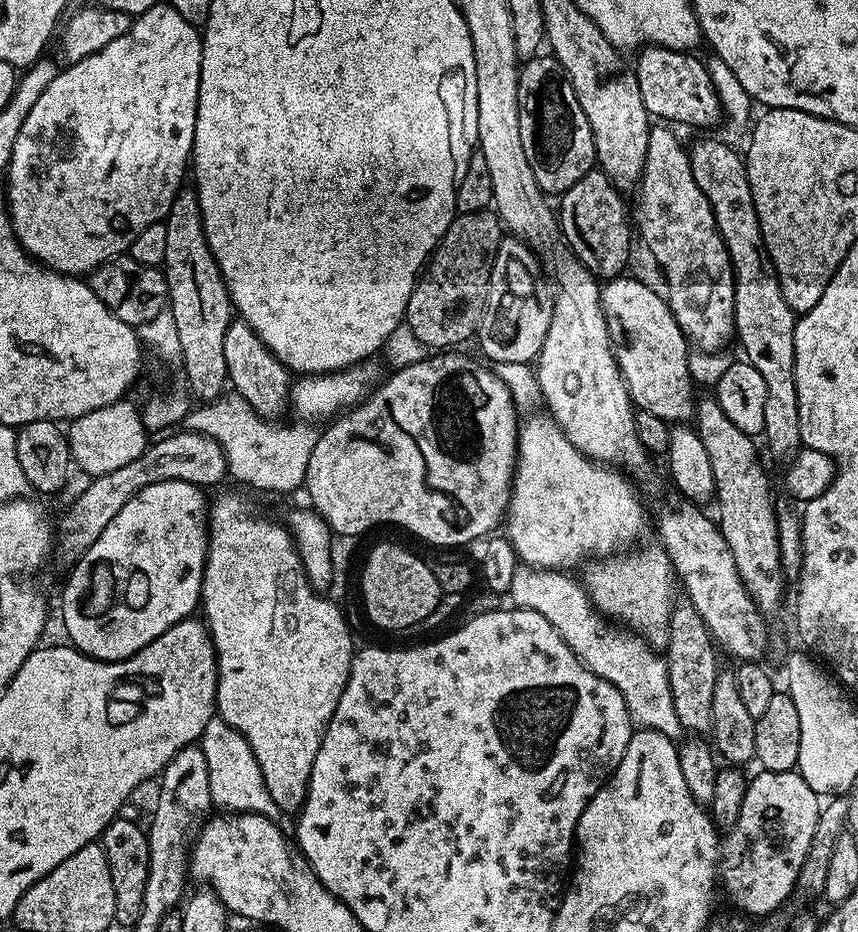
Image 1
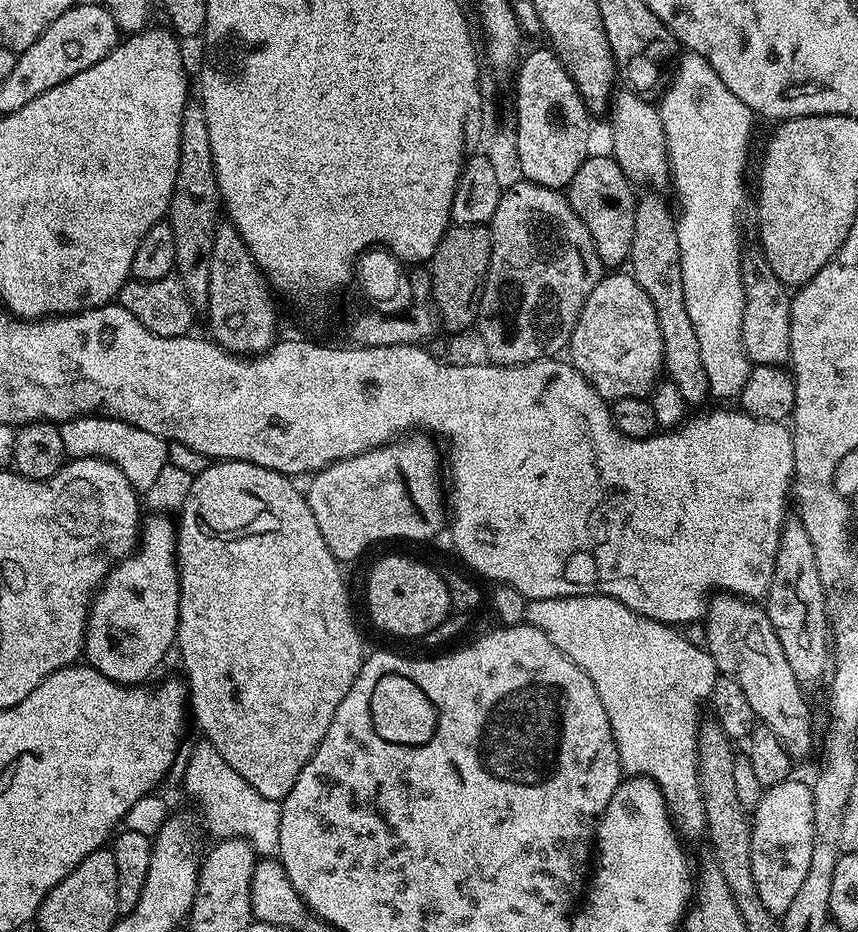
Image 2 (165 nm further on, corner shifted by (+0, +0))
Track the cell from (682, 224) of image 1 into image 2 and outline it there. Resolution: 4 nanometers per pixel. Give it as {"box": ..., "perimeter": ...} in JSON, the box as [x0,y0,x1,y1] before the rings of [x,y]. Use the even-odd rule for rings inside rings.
{"box":[610,90,670,190],"perimeter":[[[635,90],[617,91],[610,101],[610,117],[612,116],[612,148],[610,155],[622,166],[628,179],[636,186],[651,186],[656,190],[664,190],[670,184],[668,168],[668,147],[666,146],[666,130],[662,130],[660,109],[651,99],[645,98]]]}

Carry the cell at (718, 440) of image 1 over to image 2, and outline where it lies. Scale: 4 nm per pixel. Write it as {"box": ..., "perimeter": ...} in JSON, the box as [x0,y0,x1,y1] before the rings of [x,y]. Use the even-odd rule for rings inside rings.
{"box":[628,190,710,406],"perimeter":[[[644,190],[636,197],[634,242],[628,255],[632,264],[630,275],[638,282],[638,286],[642,286],[642,290],[646,290],[650,302],[654,302],[658,328],[662,330],[664,372],[667,379],[678,386],[678,394],[682,394],[689,406],[700,406],[696,404],[710,396],[705,363],[702,362],[701,344],[694,334],[693,323],[686,312],[685,296],[682,294],[682,262],[674,208],[660,196],[663,195],[659,191]]]}

